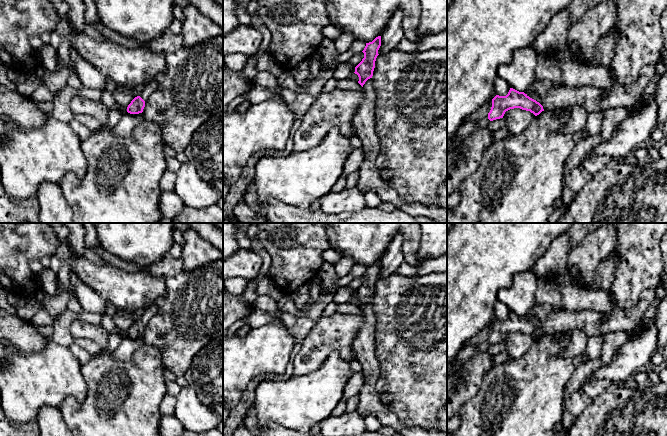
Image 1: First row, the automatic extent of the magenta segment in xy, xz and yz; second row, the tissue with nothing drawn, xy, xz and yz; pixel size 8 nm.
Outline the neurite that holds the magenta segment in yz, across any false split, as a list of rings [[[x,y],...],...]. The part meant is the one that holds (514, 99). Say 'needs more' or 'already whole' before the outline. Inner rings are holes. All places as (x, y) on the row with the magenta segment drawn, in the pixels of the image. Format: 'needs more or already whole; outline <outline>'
needs more; outline [[[645,66],[640,76],[629,85],[622,85],[613,79],[610,89],[591,85],[579,87],[556,86],[544,97],[532,91],[528,94],[510,88],[506,96],[496,95],[488,113],[490,121],[503,118],[506,111],[514,108],[530,111],[535,116],[544,110],[571,109],[576,105],[589,113],[610,108],[629,109],[642,97],[645,88],[655,74],[655,66]]]

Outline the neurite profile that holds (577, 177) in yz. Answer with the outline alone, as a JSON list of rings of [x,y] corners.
[[[578,165],[565,175],[565,184],[574,192],[580,191],[592,178],[592,175],[583,167]]]

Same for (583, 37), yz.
[[[614,1],[602,2],[589,9],[583,18],[571,25],[567,45],[578,60],[588,66],[600,66],[599,53],[596,46],[612,28],[617,12]]]

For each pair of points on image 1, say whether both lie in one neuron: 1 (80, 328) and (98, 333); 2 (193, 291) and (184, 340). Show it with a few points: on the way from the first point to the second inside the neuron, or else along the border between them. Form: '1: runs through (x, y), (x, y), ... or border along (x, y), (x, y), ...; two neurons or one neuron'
1: runs through (84, 330), (94, 332); one neuron
2: runs through (193, 303), (193, 312), (184, 323), (184, 328); one neuron

